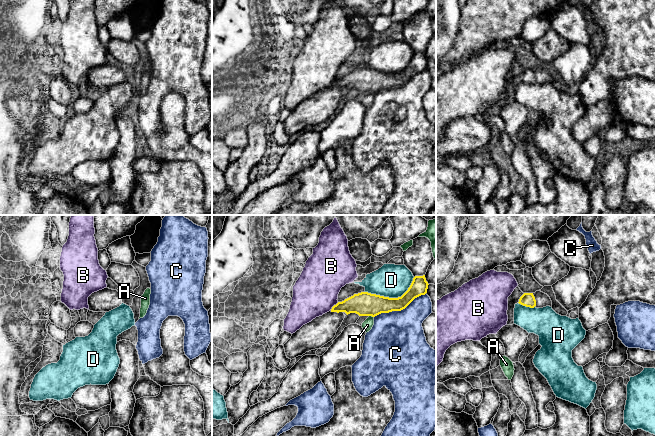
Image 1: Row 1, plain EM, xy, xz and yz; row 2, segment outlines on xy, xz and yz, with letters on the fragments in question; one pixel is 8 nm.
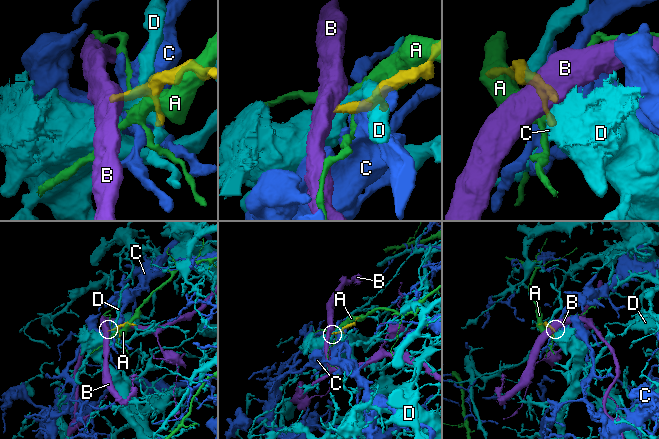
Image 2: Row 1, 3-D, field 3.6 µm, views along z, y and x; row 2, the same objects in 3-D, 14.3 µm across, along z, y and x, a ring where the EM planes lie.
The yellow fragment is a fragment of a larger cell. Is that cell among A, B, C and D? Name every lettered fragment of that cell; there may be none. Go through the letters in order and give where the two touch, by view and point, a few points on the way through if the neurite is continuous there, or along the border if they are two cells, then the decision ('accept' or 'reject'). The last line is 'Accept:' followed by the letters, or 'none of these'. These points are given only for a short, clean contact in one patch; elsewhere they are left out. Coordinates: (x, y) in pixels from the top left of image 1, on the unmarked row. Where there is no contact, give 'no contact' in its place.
A: contact xz (371, 91); reject
B: contact xz (333, 82); border xz (338, 78), (330, 86); reject
C: contact xz (399, 86); reject
D: contact xz (391, 74); reject
Accept: none of these

